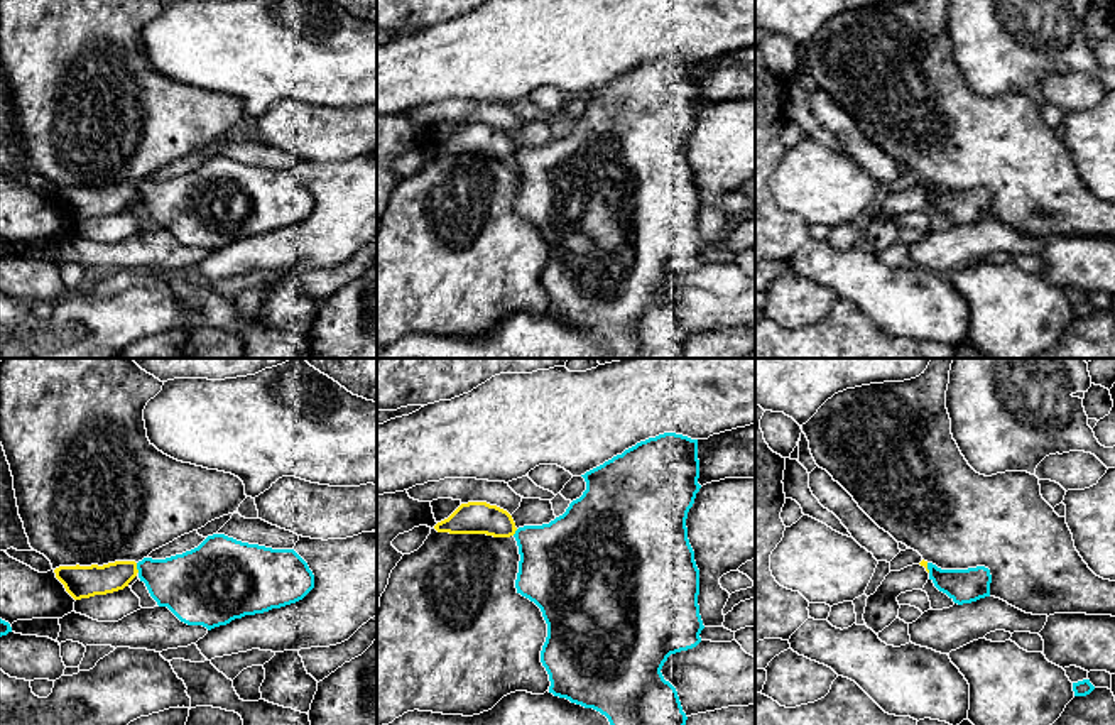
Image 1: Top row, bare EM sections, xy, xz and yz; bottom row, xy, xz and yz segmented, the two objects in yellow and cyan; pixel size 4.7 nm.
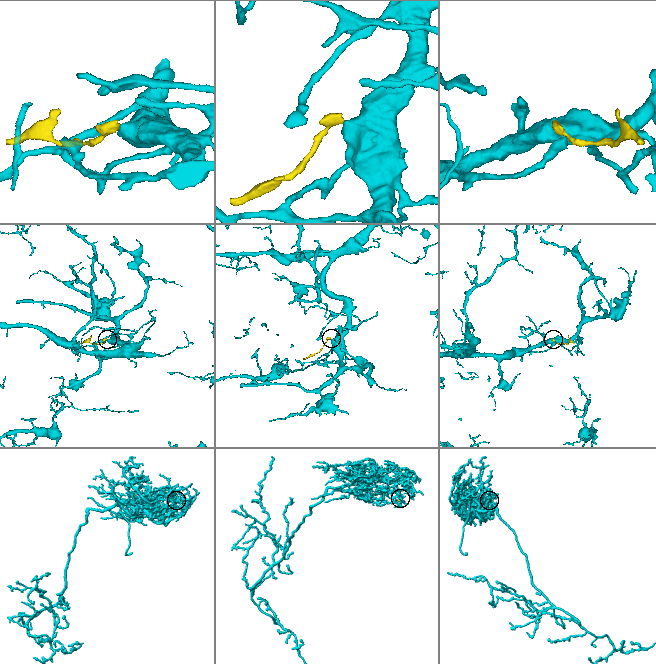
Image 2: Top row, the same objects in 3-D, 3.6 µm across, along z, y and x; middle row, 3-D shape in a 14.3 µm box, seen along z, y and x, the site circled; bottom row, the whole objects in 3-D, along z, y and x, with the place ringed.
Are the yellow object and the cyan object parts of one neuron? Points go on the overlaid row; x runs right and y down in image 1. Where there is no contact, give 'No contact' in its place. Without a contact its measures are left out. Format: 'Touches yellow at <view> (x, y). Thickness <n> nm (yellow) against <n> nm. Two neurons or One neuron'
Touches yellow at xy (135, 568). Thickness 150 nm (yellow) against 280 nm. Two neurons

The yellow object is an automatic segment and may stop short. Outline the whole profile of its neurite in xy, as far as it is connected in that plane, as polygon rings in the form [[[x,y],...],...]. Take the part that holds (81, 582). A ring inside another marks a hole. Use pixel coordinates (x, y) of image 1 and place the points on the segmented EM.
[[[115,561],[103,566],[59,566],[54,573],[66,591],[74,600],[81,600],[123,590],[139,570],[135,561]]]

